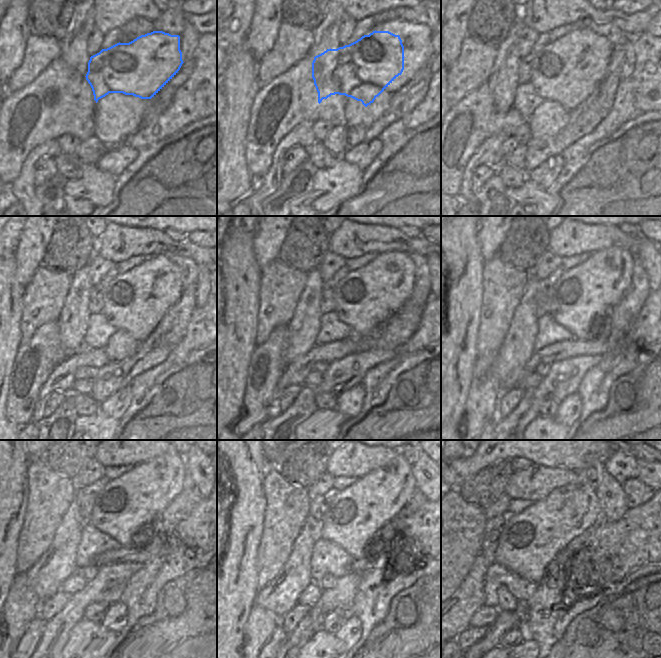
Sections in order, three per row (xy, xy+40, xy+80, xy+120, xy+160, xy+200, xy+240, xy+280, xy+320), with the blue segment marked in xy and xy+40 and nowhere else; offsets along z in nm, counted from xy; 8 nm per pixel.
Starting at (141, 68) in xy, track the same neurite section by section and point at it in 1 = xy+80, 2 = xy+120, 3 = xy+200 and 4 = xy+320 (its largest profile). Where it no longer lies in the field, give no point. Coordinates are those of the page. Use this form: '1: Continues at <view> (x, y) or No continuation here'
1: Continues at xy+80 (585, 74)
2: Continues at xy+120 (136, 301)
3: Continues at xy+200 (574, 298)
4: Continues at xy+320 (606, 500)

